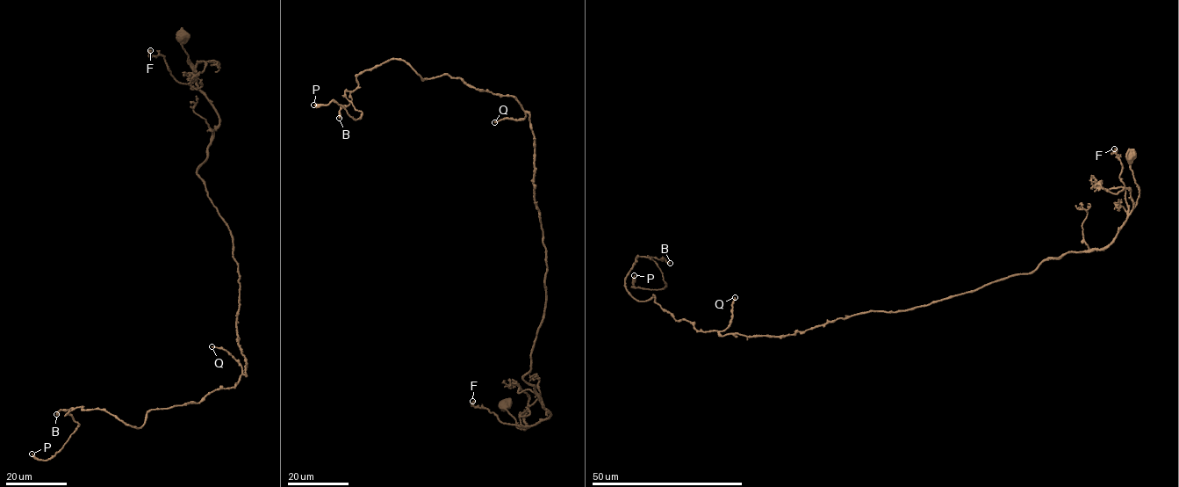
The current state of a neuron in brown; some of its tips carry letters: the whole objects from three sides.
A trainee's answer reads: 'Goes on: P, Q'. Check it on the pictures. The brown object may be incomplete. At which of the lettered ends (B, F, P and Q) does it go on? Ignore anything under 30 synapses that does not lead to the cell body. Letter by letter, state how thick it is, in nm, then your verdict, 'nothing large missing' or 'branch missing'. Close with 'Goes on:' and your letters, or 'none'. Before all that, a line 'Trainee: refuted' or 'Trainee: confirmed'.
Trainee: confirmed
B: 440 nm | nothing large missing
F: 240 nm | nothing large missing
P: 280 nm | branch missing
Q: 200 nm | branch missing
Goes on: P, Q

